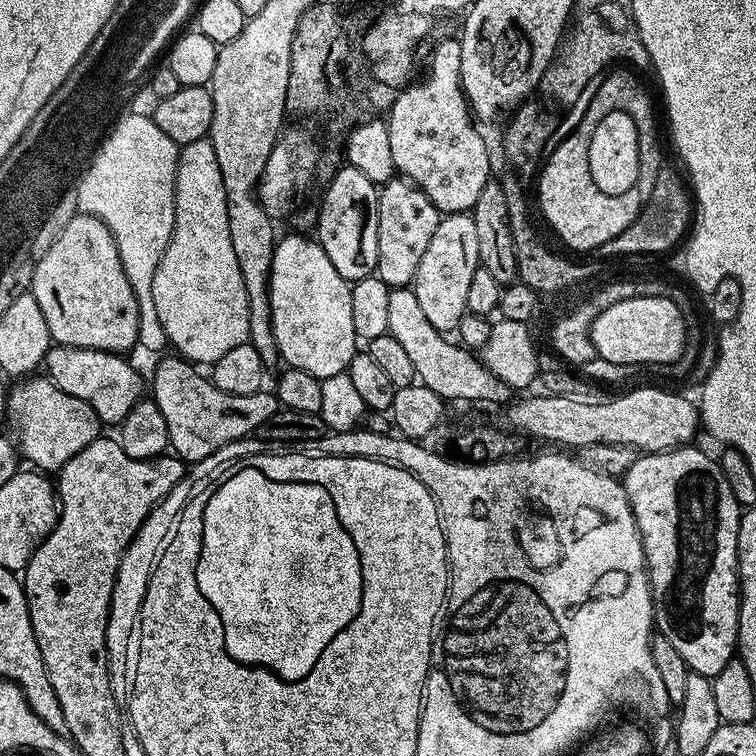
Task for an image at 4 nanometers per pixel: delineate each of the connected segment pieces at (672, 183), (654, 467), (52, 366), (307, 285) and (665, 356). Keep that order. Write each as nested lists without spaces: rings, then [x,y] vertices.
[[[666,164],[660,168],[654,191],[646,200],[639,216],[622,234],[598,247],[598,256],[608,258],[620,254],[660,254],[687,235],[692,218],[692,200],[671,165]]]
[[[681,446],[667,452],[649,452],[637,455],[634,466],[625,472],[622,483],[626,494],[630,498],[630,506],[634,510],[636,525],[640,531],[640,541],[644,547],[644,561],[648,567],[648,585],[652,591],[652,610],[654,613],[654,628],[661,637],[669,640],[670,645],[678,650],[689,669],[706,677],[717,676],[726,666],[726,662],[733,659],[737,651],[736,631],[740,625],[740,590],[738,587],[738,573],[736,571],[736,555],[738,554],[738,526],[740,525],[741,504],[734,498],[730,485],[722,474],[719,463],[712,460],[704,452],[699,452],[696,446]]]
[[[56,344],[49,347],[48,353],[44,355],[43,367],[48,368],[46,371],[47,379],[53,384],[57,384],[66,394],[70,394],[74,398],[82,398],[82,402],[86,402],[93,410],[94,414],[98,414],[101,425],[119,426],[123,424],[126,414],[130,414],[130,410],[139,402],[146,392],[146,380],[136,373],[136,368],[132,364],[127,364],[123,355],[114,352],[103,352],[102,350],[94,350],[93,348],[75,348],[74,346],[66,346],[65,344]]]
[[[281,235],[273,250],[272,276],[269,278],[269,302],[279,359],[287,367],[306,370],[306,374],[314,374],[319,380],[343,373],[358,351],[354,318],[350,314],[351,297],[349,281],[334,270],[319,242],[312,238],[307,240],[304,236]]]
[[[634,297],[615,302],[591,323],[597,357],[608,364],[662,364],[669,366],[683,354],[687,326],[683,312],[670,297]]]

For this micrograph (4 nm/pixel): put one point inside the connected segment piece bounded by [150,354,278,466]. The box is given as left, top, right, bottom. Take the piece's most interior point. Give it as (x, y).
(200, 418)

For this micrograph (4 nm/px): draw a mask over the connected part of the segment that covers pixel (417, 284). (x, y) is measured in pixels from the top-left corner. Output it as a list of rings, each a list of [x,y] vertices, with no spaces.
[[[453,212],[445,215],[440,221],[438,230],[430,238],[430,246],[426,246],[426,254],[422,254],[422,262],[418,262],[416,277],[411,282],[411,290],[418,296],[419,305],[431,326],[443,334],[451,333],[459,326],[459,320],[468,312],[466,293],[470,290],[470,278],[474,278],[474,270],[481,267],[478,250],[478,233],[474,230],[474,218],[466,212]]]

